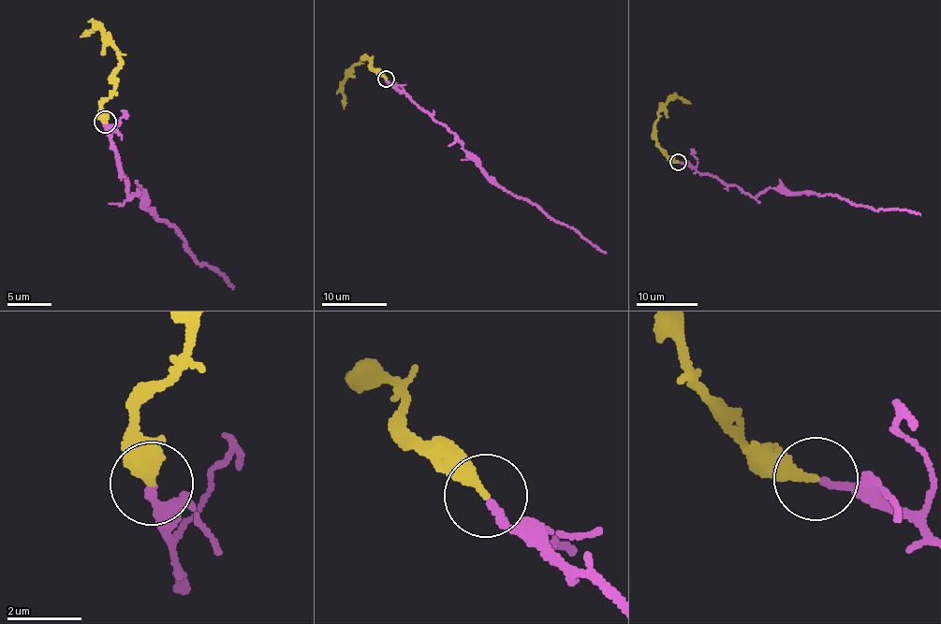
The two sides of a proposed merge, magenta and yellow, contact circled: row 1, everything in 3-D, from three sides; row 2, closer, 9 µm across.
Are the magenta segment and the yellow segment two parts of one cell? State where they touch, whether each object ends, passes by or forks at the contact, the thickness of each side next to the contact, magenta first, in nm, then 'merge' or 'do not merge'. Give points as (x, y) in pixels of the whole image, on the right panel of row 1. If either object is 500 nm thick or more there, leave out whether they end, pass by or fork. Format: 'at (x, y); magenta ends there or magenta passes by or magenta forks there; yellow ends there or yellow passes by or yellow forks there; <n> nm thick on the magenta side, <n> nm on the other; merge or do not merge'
at (678, 162); magenta ends there; yellow ends there; 190 nm thick on the magenta side, 320 nm on the other; merge

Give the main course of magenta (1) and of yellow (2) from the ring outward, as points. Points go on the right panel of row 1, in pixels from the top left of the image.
1: (679, 162), (754, 196), (770, 188), (815, 192), (840, 196), (874, 210), (906, 209), (920, 215)
2: (678, 162), (661, 150), (656, 141), (655, 121), (669, 99), (680, 97), (691, 103)

